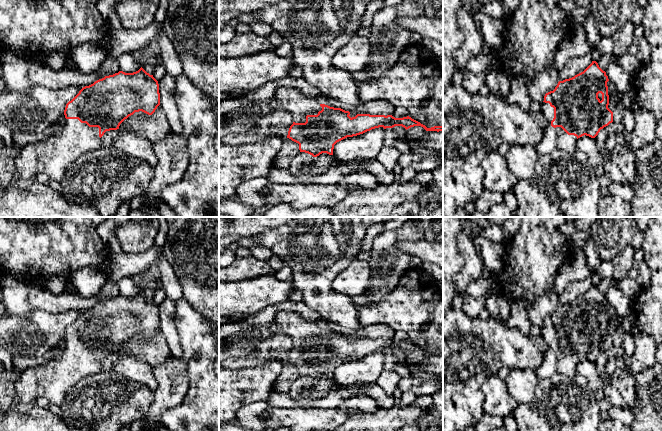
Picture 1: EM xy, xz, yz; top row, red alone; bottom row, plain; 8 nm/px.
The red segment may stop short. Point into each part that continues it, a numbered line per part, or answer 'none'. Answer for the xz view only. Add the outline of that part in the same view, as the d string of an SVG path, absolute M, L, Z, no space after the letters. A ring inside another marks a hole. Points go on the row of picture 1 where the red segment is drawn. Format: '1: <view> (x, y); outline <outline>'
1: xz (293, 101); outline M291 87L276 88L274 99L282 109L292 114L295 123L305 123L307 115L317 115L322 110L316 98Z

